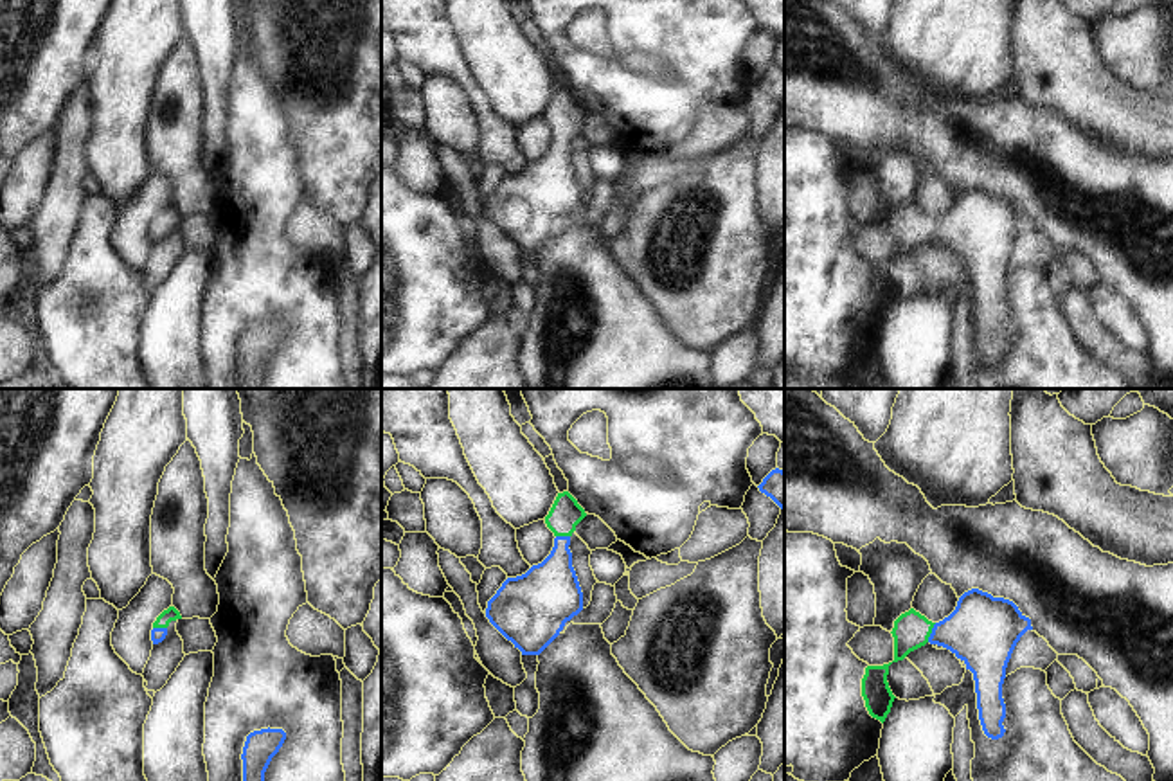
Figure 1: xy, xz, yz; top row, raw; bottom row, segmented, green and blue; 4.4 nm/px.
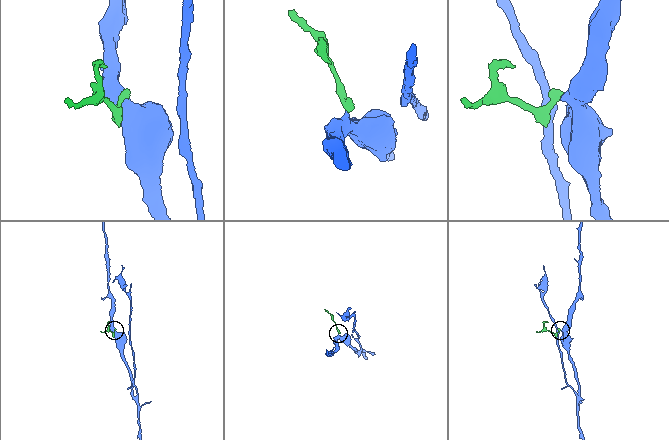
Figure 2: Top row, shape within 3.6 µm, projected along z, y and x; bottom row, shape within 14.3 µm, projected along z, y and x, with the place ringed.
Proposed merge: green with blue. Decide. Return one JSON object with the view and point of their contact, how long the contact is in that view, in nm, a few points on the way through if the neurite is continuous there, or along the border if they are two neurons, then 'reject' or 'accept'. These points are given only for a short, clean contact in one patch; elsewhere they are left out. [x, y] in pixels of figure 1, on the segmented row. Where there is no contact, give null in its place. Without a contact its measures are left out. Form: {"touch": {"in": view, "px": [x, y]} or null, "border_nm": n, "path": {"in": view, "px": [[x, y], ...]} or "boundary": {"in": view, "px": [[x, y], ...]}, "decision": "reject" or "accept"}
{"touch": {"in": "yz", "px": [931, 632]}, "border_nm": 100, "path": {"in": "yz", "px": [[911, 630], [931, 632], [983, 630]]}, "decision": "accept"}

